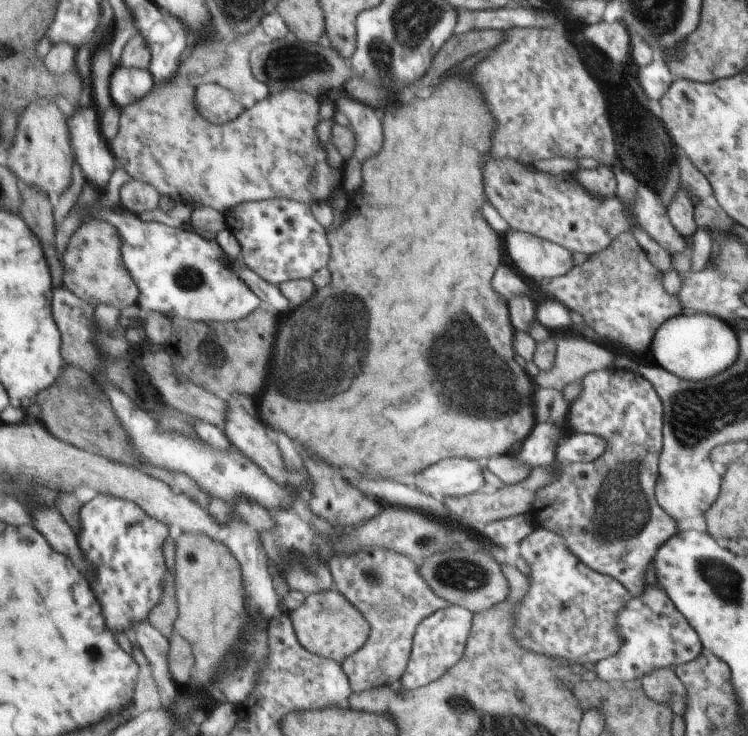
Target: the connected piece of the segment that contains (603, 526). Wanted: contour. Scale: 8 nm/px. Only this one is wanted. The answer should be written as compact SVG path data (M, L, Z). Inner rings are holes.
M608 368L597 371L588 374L588 376L582 380L581 384L582 387L580 388L578 398L576 398L569 406L568 415L566 416L566 426L571 433L586 433L602 436L602 438L606 440L608 446L606 446L606 450L604 450L602 457L596 458L593 462L559 463L556 461L555 463L547 465L546 470L550 472L550 486L548 486L548 488L544 486L544 488L540 488L539 492L536 492L535 504L532 504L532 508L528 510L528 514L536 520L536 524L542 529L548 529L552 532L559 533L567 542L568 549L570 549L580 561L583 561L584 564L590 565L596 572L608 574L608 576L612 576L614 580L618 580L620 584L628 590L628 593L630 593L631 596L642 596L644 586L646 586L646 584L644 584L646 581L646 570L652 567L652 564L650 563L652 562L652 557L656 555L656 552L663 547L672 536L675 536L679 532L678 522L662 510L655 498L655 483L656 480L658 480L658 464L663 448L664 436L663 398L659 396L659 392L650 380L646 380L646 378L640 376L639 373L626 372L626 370L620 370L620 372L618 372L618 370Z

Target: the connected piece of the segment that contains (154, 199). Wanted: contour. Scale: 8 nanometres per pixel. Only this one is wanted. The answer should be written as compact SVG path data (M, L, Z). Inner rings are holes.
M131 179L121 188L122 206L139 217L160 209L162 195L156 186L138 179Z

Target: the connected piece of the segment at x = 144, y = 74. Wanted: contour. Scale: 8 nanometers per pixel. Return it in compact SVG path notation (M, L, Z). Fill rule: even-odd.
M122 65L116 67L112 76L112 95L120 106L130 106L142 96L148 94L148 90L154 88L154 76L150 70L138 70L138 68L126 68Z

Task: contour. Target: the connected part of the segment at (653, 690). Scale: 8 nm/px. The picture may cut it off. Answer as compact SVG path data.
M660 668L659 671L650 672L640 680L646 696L658 704L667 704L674 714L682 716L686 712L686 688L674 670Z

